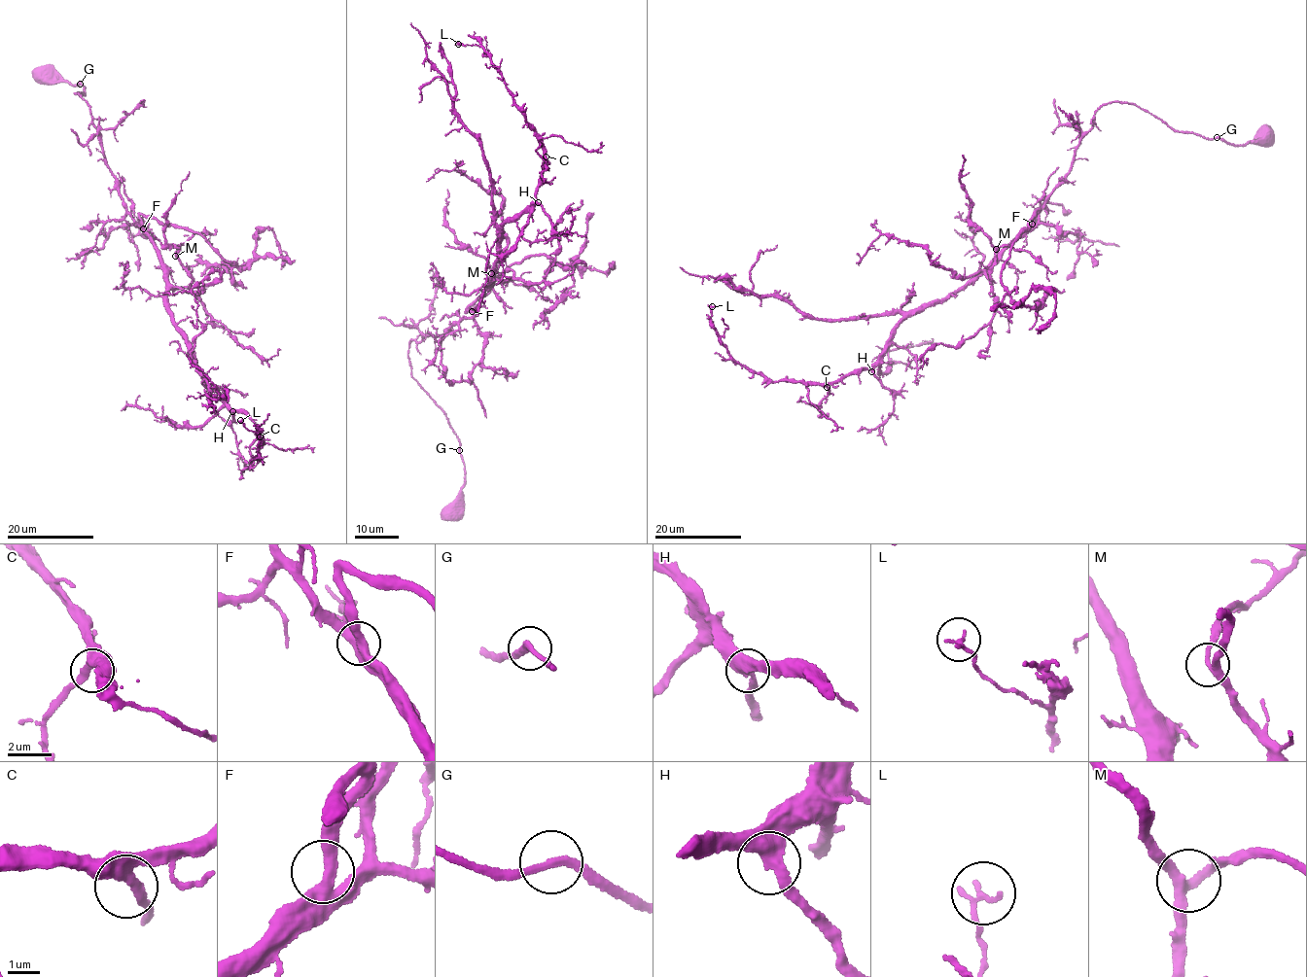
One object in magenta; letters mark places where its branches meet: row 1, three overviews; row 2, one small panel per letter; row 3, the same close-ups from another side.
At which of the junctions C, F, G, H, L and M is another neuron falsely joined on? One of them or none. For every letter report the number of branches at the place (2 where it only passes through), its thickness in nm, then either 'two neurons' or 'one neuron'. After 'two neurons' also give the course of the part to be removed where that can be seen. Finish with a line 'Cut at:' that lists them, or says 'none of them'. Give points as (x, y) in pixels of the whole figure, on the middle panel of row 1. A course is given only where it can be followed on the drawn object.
C: branches 2; calibre 360 nm; one neuron
F: branches 2; calibre 400 nm; one neuron
G: branches 2; calibre 200 nm; one neuron
H: branches 2; calibre 440 nm; one neuron
L: branches 1; calibre 240 nm; one neuron
M: branches 3; calibre 280 nm; one neuron
Cut at: none of them

